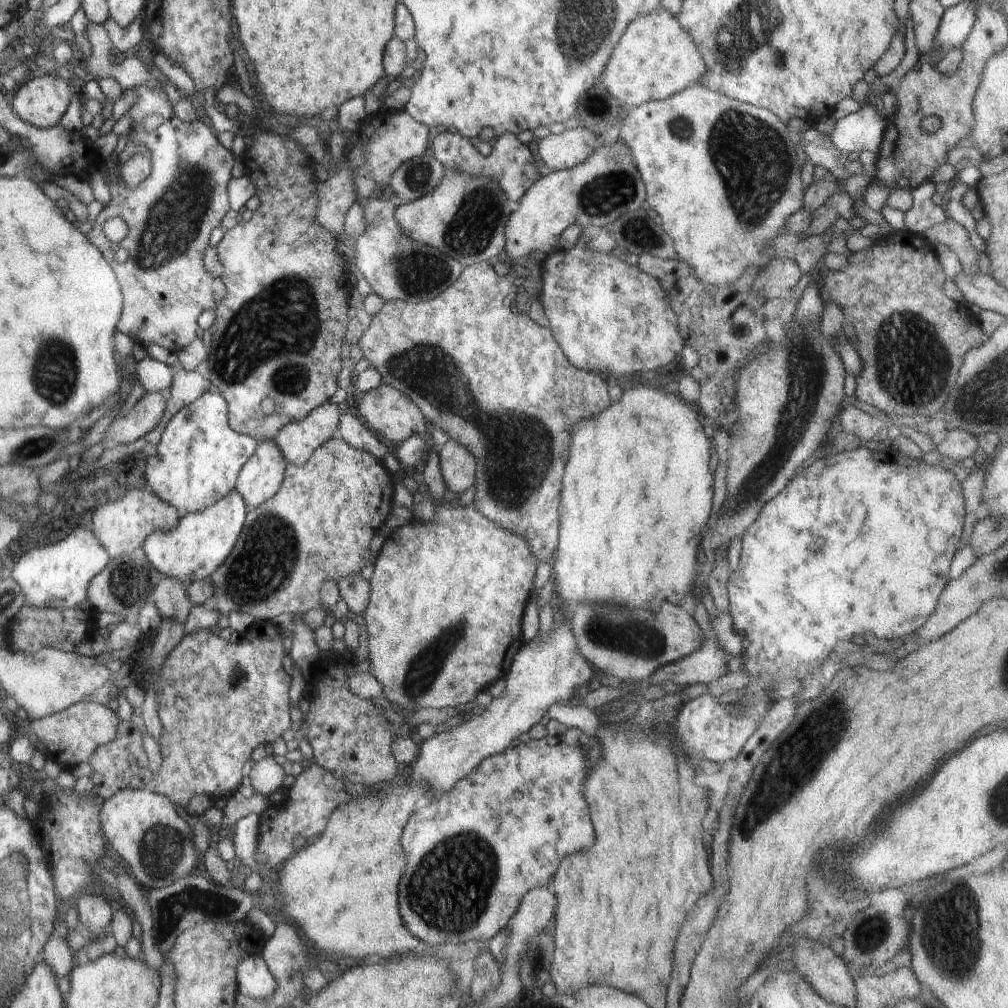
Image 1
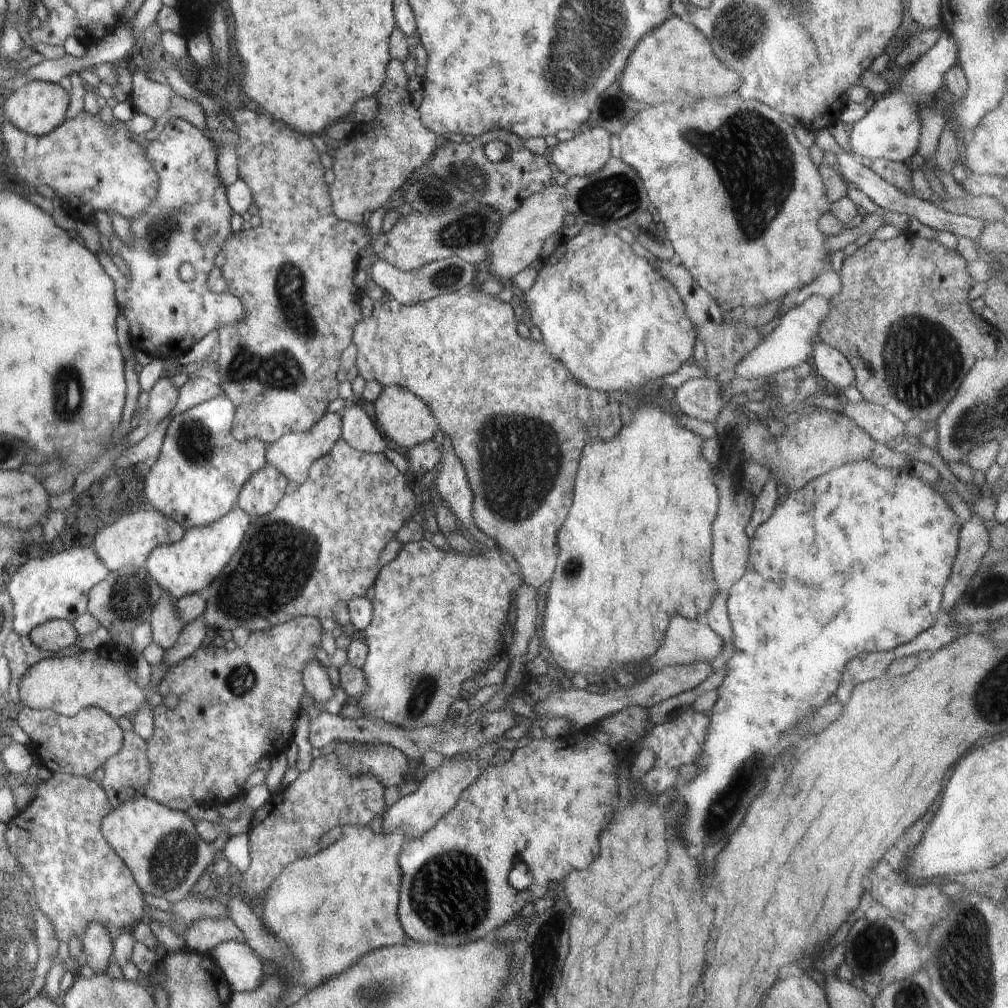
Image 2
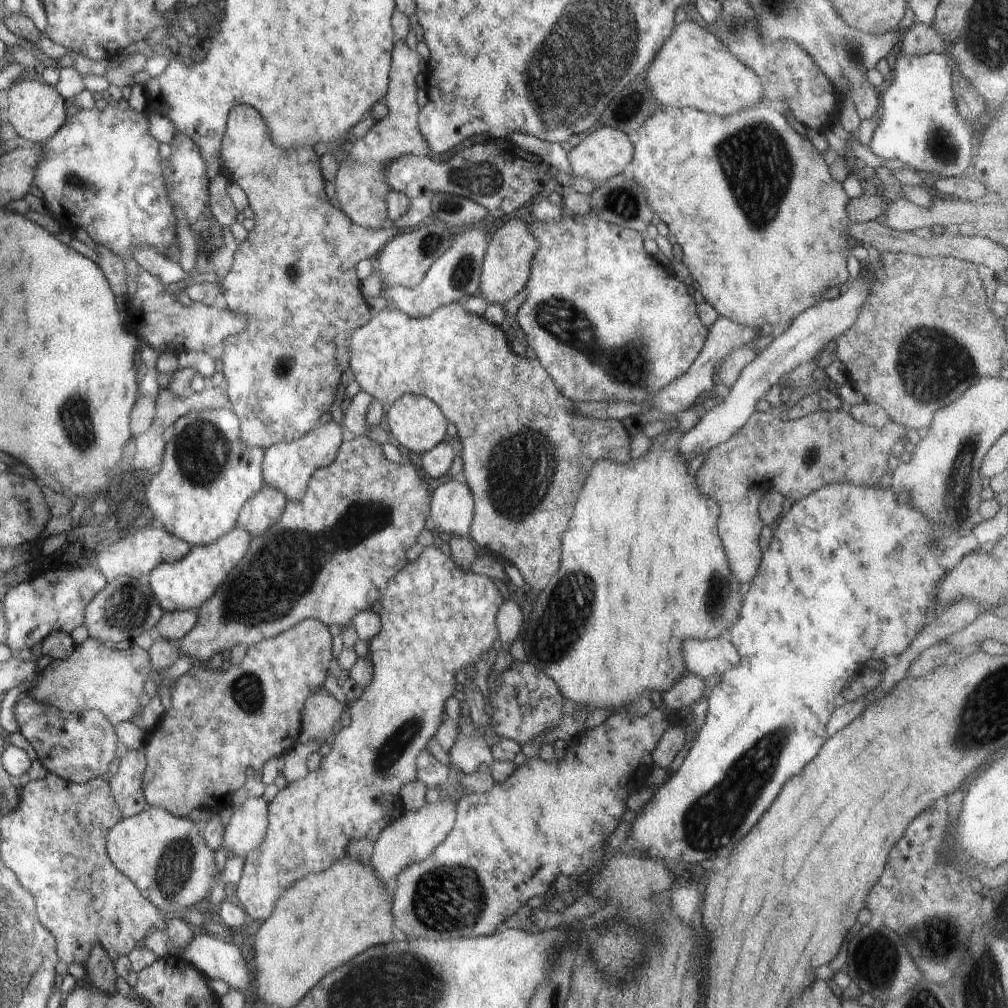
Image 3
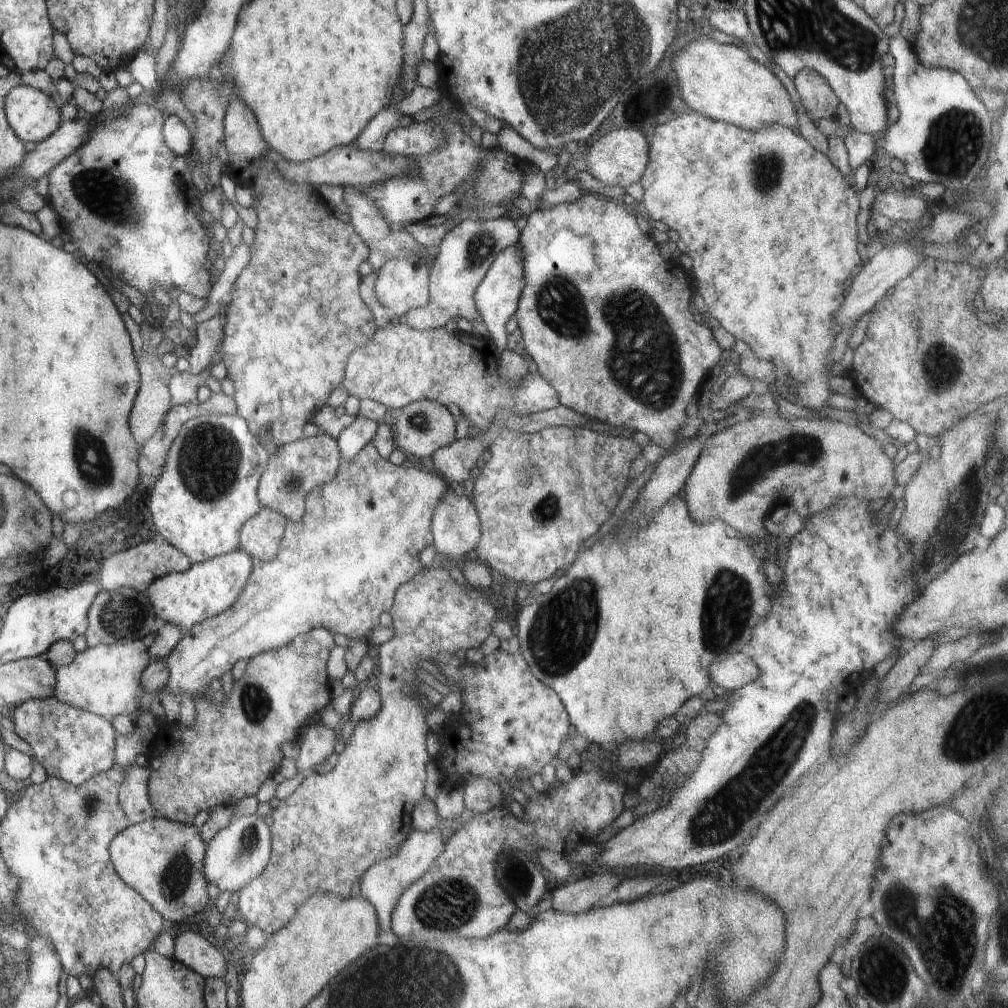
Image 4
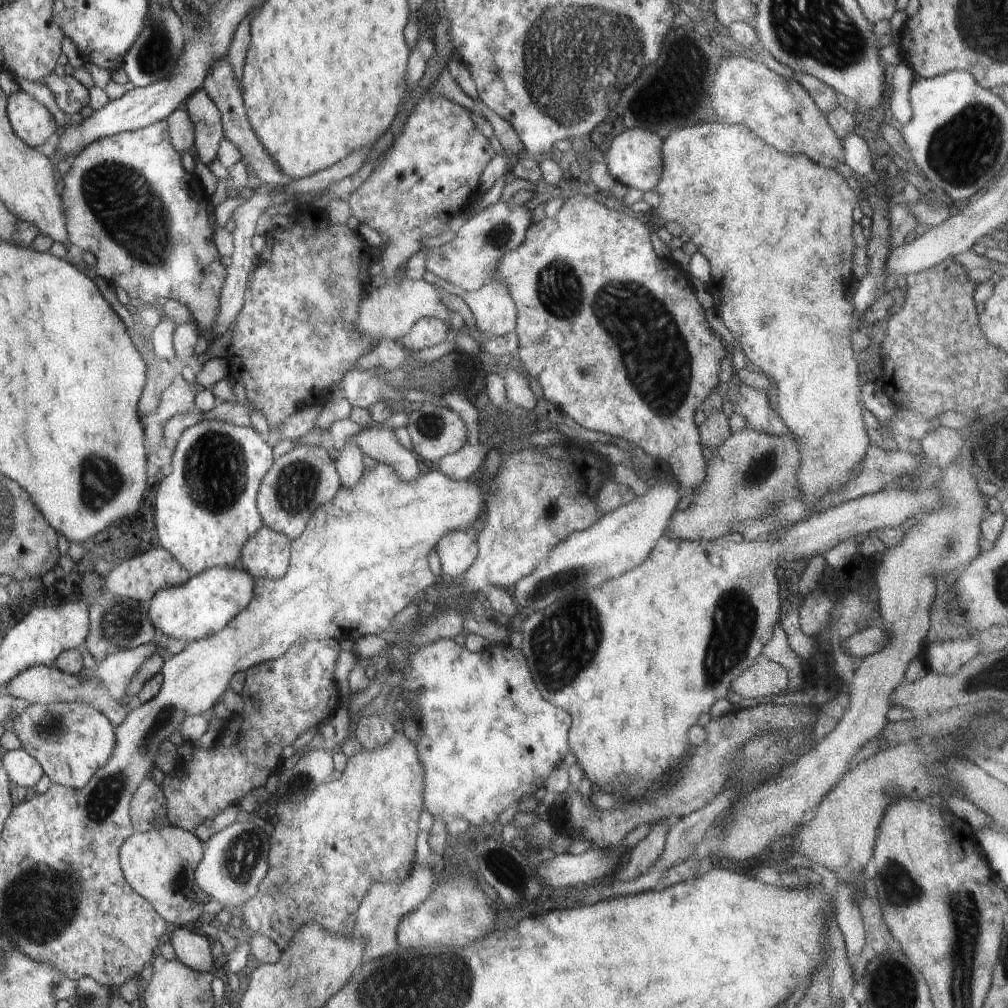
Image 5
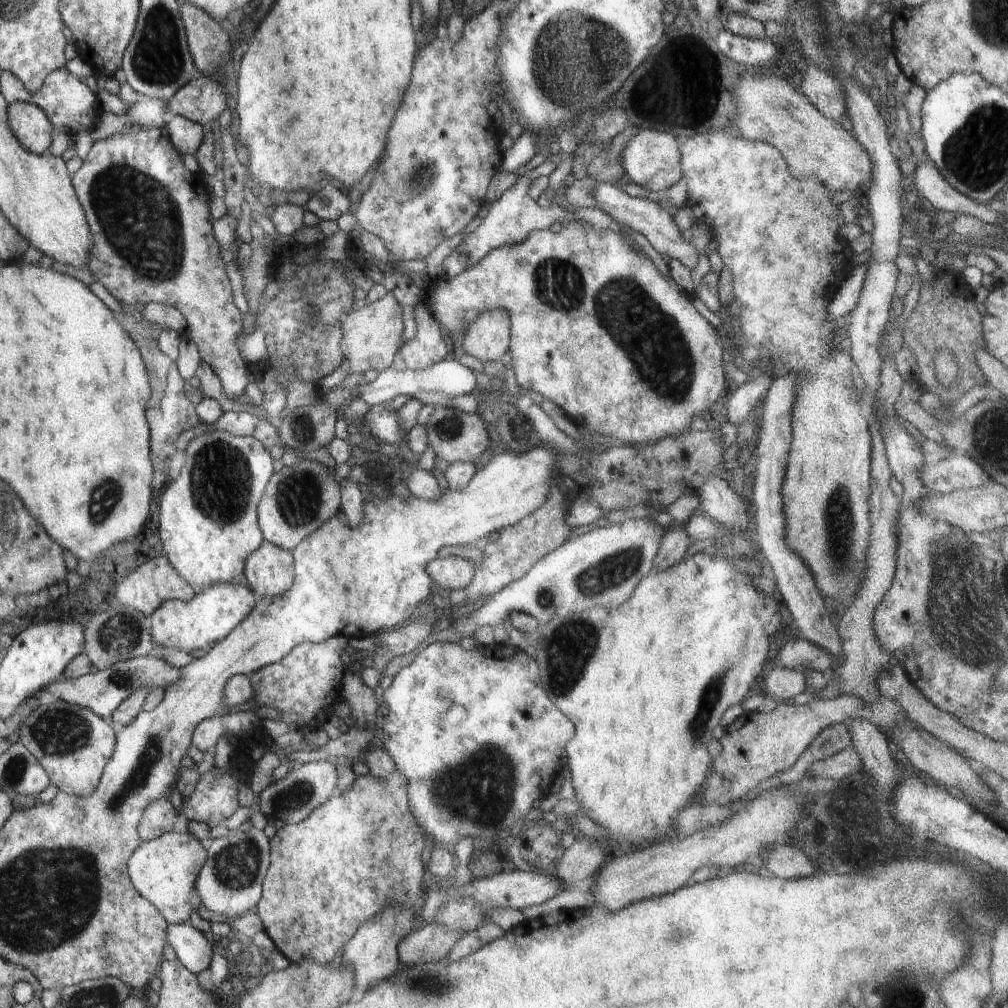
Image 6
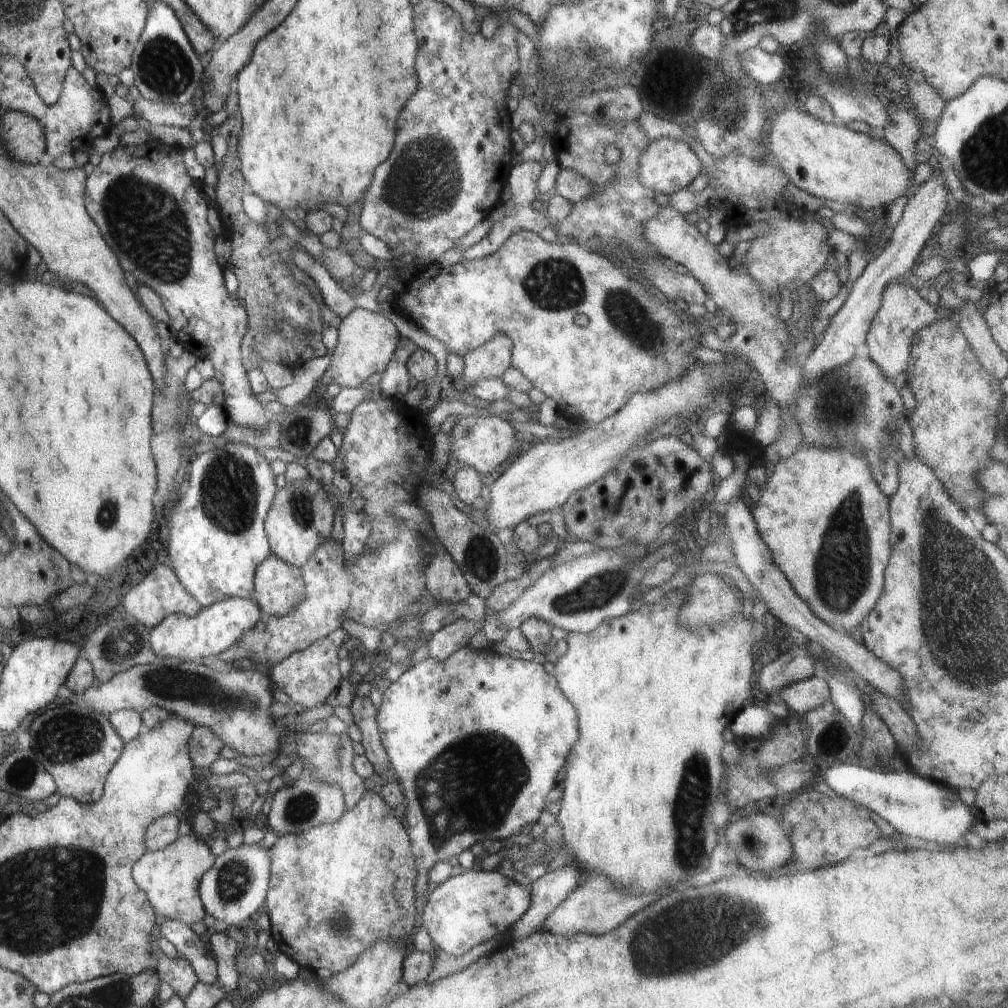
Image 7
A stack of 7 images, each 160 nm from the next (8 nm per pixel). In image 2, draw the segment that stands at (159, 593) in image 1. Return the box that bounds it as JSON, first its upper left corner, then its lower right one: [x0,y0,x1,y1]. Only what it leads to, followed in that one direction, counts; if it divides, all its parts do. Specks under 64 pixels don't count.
[151,591,186,650]

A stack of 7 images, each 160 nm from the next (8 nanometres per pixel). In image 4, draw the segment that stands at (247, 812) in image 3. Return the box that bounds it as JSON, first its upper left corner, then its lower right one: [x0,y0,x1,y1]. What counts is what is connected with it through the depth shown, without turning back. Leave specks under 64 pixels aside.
[203,814,271,892]

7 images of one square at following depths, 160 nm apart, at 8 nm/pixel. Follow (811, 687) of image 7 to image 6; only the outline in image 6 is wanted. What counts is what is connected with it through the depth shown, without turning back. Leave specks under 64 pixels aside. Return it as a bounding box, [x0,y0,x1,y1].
[761,664,807,702]

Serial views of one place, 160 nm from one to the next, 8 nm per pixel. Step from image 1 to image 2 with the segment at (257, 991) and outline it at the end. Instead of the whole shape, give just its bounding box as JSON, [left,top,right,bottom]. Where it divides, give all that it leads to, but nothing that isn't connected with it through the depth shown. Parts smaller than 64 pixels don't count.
[208,942,266,993]

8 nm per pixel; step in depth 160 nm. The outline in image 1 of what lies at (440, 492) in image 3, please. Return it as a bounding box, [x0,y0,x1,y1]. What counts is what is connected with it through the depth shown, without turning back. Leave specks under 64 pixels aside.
[438,439,476,495]

